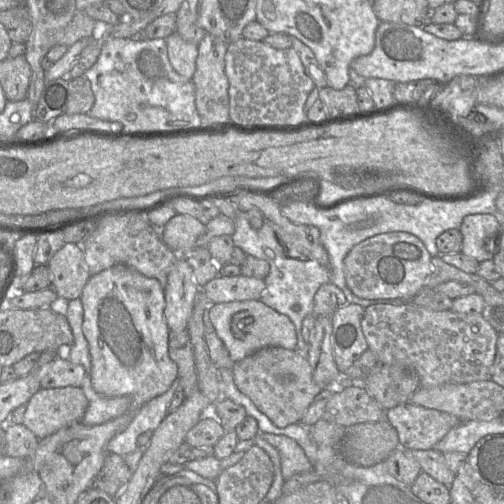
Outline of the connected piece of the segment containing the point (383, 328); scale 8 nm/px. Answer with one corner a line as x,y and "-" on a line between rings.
412,302
371,305
365,309
361,328
371,349
384,365
412,365
420,377
420,387
433,387
447,383
469,383
491,380
496,356
498,333
482,314
460,314
451,310
432,311

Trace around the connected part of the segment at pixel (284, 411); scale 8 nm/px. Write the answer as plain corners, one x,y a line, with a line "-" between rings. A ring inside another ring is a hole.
265,347
232,367
237,388
277,427
300,423
313,399
322,391
314,382
307,355
282,347

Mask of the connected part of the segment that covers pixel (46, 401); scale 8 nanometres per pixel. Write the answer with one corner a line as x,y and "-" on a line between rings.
81,387
41,388
27,402
23,424
43,439
82,421
88,405

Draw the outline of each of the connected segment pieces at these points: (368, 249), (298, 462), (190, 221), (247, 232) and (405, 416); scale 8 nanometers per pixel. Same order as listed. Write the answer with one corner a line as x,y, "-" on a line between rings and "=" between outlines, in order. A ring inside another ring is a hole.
407,232
382,233
365,239
355,245
344,259
344,273
348,288
359,298
366,300
398,299
409,296
411,299
425,286
432,272
432,256
423,242
=
261,433
263,439
270,443
279,453
282,476
289,480
296,474
313,470
313,466
299,444
284,435
=
177,213
162,228
161,239
174,252
185,256
197,247
197,240
204,233
206,225
189,214
=
238,211
235,217
235,232
232,235
235,246
241,248
247,255
266,260
268,263
277,253
276,232
273,226
264,218
263,226
253,228
247,219
245,211
-
272,232
275,233
275,236
=
411,403
388,409
385,419
398,433
399,448
406,451
433,449
461,422
452,414

